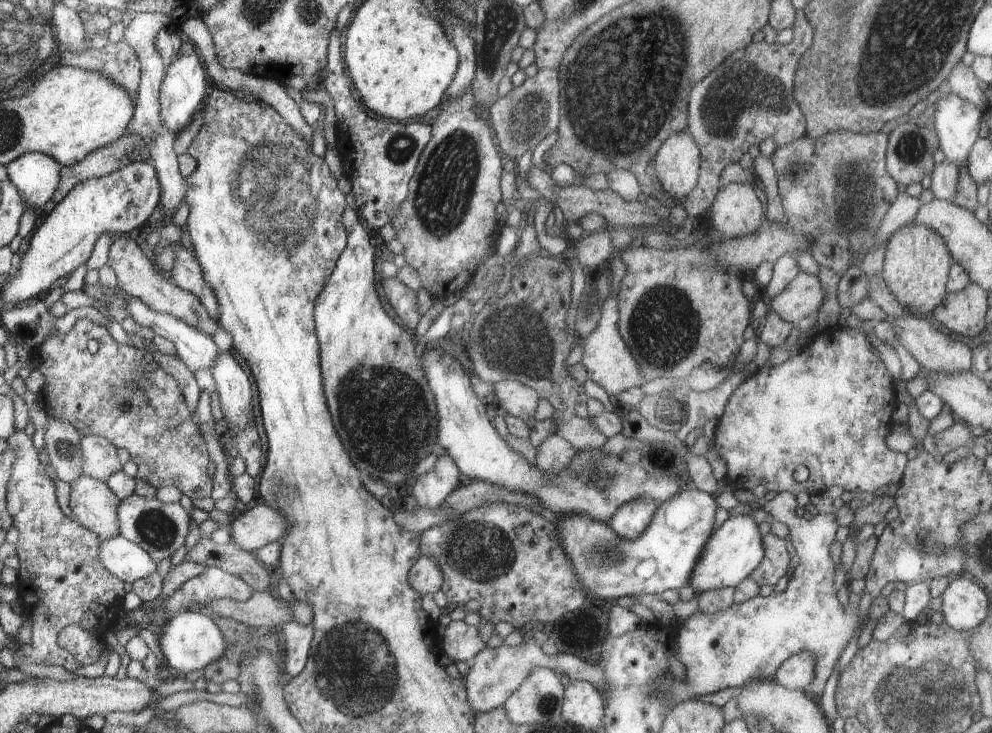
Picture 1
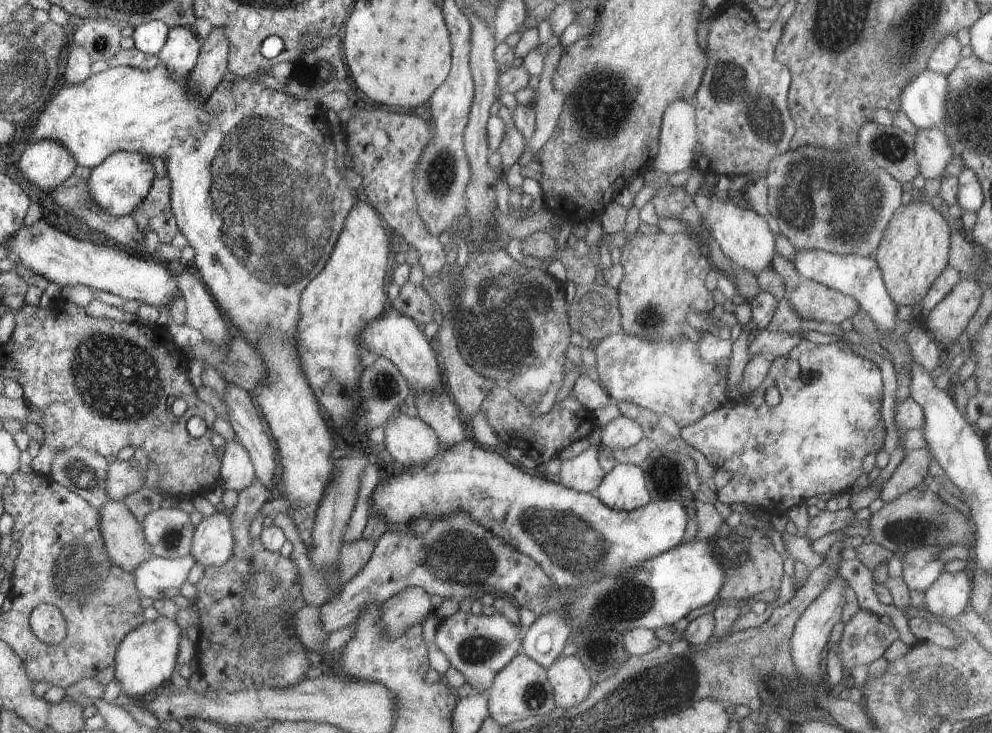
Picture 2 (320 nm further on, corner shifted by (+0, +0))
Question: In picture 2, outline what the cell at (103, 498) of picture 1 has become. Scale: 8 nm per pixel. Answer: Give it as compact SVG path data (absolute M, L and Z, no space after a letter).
M109 499L98 512L101 513L101 532L109 557L125 572L133 574L138 564L153 557L144 526L122 500Z

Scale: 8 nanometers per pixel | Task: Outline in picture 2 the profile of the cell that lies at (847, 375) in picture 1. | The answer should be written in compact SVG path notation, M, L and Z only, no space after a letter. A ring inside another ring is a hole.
M804 339L801 344L798 344L791 352L786 355L776 357L770 366L770 372L768 376L764 378L763 384L760 384L752 392L750 398L745 399L730 399L717 410L714 410L711 414L704 416L702 420L692 424L681 430L681 439L684 444L687 444L687 448L694 447L700 451L712 467L715 470L724 469L730 472L732 478L730 478L728 484L721 490L717 491L717 500L720 503L731 506L734 503L743 504L744 506L756 506L762 512L766 512L771 515L784 514L790 507L796 504L806 502L808 499L818 496L819 494L826 494L832 492L832 494L838 495L840 493L849 492L854 485L857 478L863 473L863 460L868 454L878 454L882 446L885 446L885 437L887 436L886 426L881 416L881 403L883 400L883 381L881 376L881 369L868 358L858 356L856 352L853 352L851 348L842 341L838 340L828 345L818 345L814 342L810 342ZM788 360L794 360L800 365L800 372L798 376L790 376L788 372L787 362ZM776 387L780 392L781 400L778 406L769 406L765 402L765 396L768 388Z

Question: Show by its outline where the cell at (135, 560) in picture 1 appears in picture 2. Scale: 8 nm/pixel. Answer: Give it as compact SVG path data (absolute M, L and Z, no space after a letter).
M194 556L178 558L178 560L151 557L138 564L133 576L142 597L152 600L172 600L181 594L181 587L187 581L188 574L194 566Z

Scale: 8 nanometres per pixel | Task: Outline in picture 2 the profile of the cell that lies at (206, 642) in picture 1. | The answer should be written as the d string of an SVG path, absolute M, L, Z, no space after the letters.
M159 616L154 620L148 620L142 627L131 631L124 639L124 642L117 650L116 654L116 678L120 684L122 692L131 700L137 702L145 695L152 694L152 690L157 690L160 684L171 680L174 672L174 662L178 656L178 644L180 644L182 632L172 622L171 618Z

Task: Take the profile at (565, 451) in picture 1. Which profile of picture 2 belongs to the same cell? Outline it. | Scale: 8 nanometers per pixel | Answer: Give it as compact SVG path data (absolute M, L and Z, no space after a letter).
M590 447L570 460L562 460L559 484L568 489L593 494L604 476L606 474L600 467L597 448Z

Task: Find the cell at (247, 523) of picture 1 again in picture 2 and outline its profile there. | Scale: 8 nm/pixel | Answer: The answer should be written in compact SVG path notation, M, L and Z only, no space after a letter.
M215 513L204 517L195 528L190 555L202 566L221 567L237 548L231 518Z

